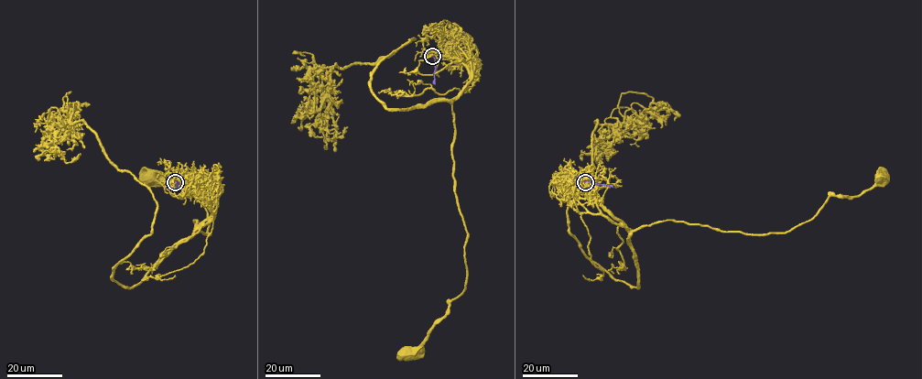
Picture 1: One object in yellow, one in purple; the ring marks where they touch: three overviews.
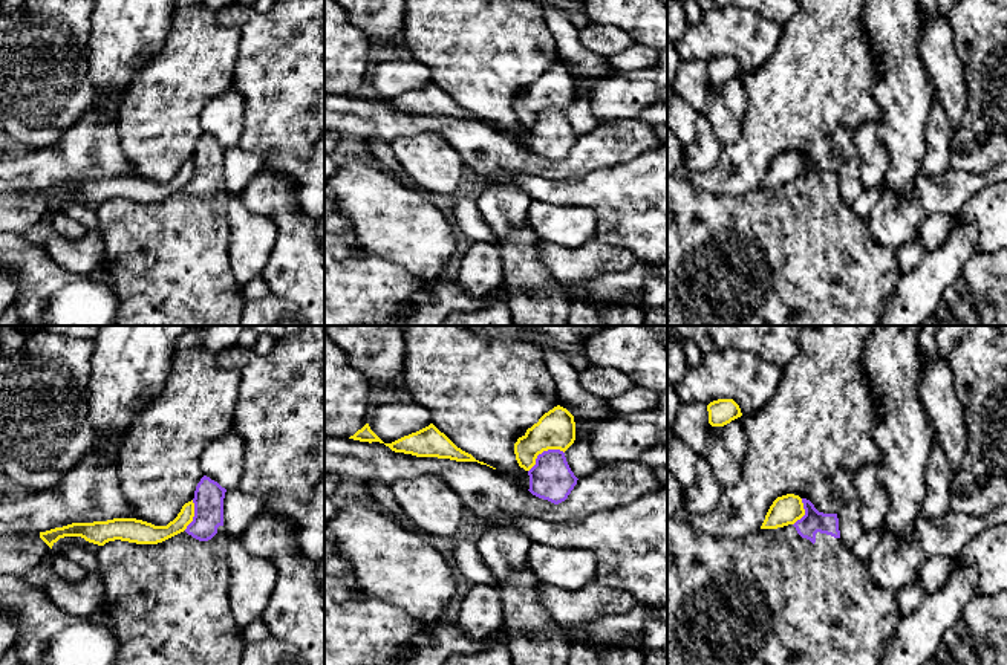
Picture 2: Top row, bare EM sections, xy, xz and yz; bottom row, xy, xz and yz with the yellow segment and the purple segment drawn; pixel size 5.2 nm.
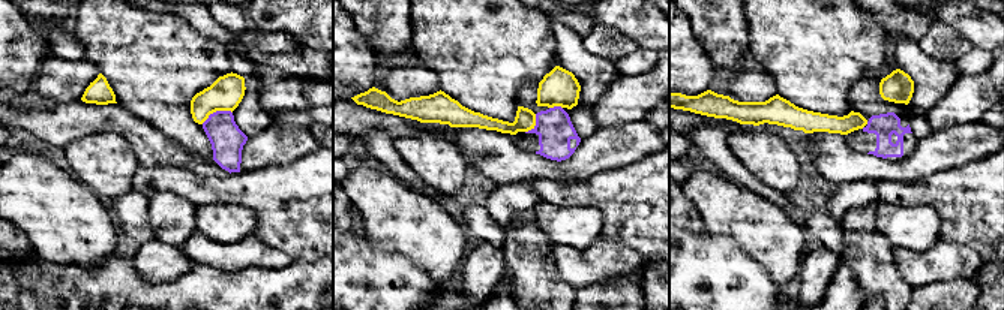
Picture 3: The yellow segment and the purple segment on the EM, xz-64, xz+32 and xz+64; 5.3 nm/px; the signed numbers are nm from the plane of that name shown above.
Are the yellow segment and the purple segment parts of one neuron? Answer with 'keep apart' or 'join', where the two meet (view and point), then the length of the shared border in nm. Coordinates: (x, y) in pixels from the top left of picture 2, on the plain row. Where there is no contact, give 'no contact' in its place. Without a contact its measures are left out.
keep apart | xz (542, 109) | 220 nm

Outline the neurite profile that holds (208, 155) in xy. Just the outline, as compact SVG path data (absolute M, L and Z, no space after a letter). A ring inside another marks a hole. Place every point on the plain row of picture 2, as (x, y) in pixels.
M204 133L194 148L194 174L187 187L158 202L109 199L96 209L104 242L104 268L112 275L118 310L112 326L240 326L245 300L230 258L230 196L223 185L226 147Z

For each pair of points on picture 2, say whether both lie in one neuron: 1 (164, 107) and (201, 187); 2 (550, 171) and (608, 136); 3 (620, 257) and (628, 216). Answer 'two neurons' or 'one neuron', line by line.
1: two neurons
2: one neuron
3: two neurons

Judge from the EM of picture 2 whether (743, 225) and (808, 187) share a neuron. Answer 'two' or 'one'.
one

